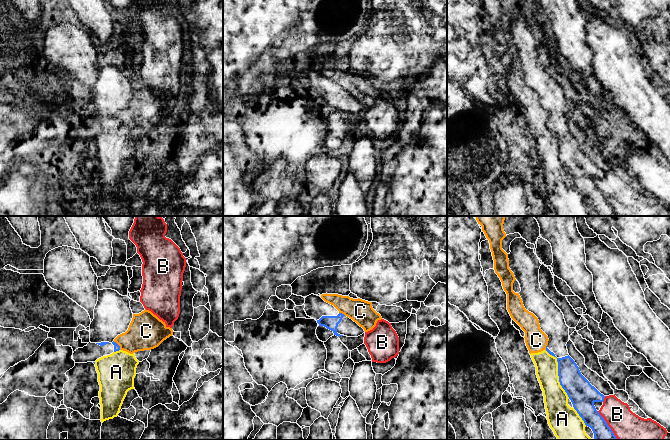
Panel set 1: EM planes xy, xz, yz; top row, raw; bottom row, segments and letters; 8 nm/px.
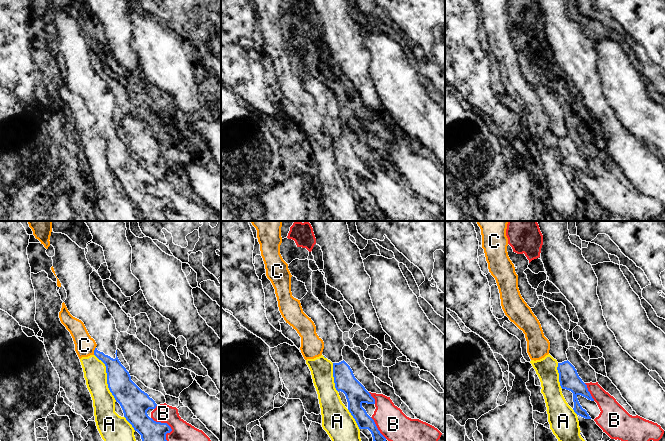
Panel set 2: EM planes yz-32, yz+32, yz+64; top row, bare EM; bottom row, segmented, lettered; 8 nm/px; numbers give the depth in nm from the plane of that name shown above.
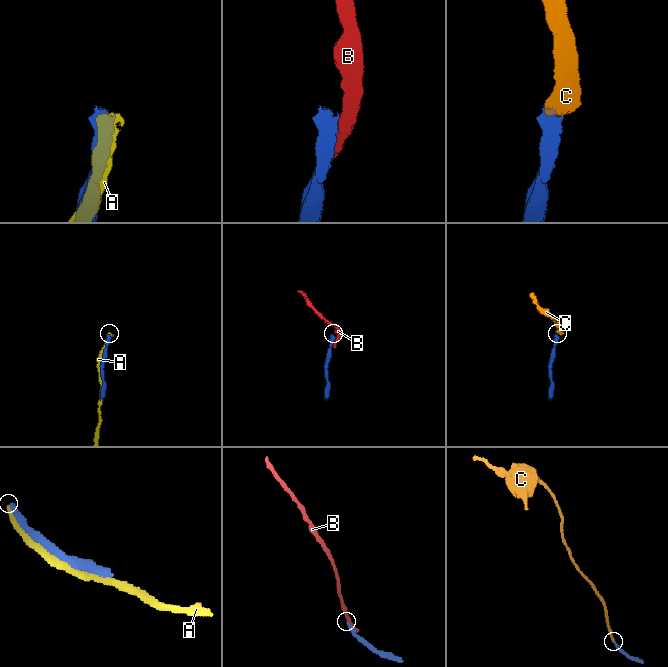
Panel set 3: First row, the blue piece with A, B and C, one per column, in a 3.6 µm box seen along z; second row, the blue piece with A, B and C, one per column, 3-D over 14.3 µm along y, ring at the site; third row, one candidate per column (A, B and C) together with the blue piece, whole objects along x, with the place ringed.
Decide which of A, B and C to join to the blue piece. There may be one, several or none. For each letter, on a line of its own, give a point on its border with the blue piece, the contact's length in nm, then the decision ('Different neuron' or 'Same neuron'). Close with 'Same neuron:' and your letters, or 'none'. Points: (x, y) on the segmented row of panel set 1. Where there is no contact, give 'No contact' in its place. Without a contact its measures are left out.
A: Touches blue at yz (558, 373). Shared border 440 nm. Different neuron
B: Touches blue at yz (607, 425). Shared border 280 nm. Different neuron
C: Touches blue at xz (341, 313). Shared border 60 nm. Different neuron
Same neuron: none

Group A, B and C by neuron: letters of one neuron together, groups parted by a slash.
A C / B

